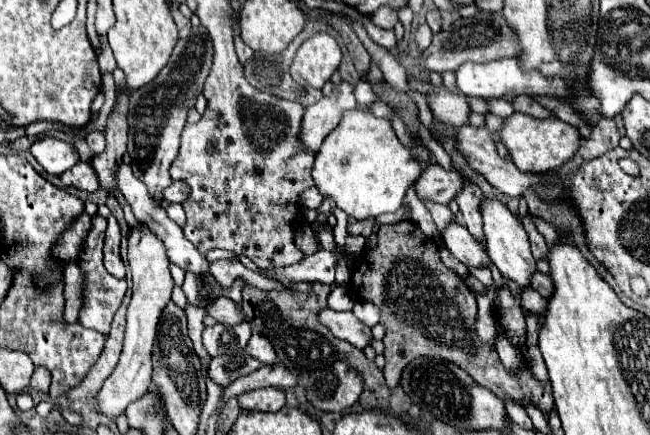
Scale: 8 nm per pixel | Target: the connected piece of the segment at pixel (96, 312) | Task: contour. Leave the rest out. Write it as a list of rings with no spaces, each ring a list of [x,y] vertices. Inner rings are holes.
[[[95,215],[93,217],[93,227],[89,231],[89,237],[83,245],[83,253],[81,253],[81,259],[79,259],[79,265],[81,269],[85,271],[87,275],[87,283],[85,283],[85,303],[81,307],[81,313],[79,313],[79,323],[87,329],[95,329],[103,335],[109,335],[109,329],[111,329],[111,319],[117,311],[117,307],[121,305],[123,297],[125,297],[125,291],[127,291],[127,285],[125,285],[125,279],[115,279],[113,275],[107,273],[107,269],[103,267],[103,241],[105,241],[105,227],[107,227],[107,219],[105,217],[99,217]]]

